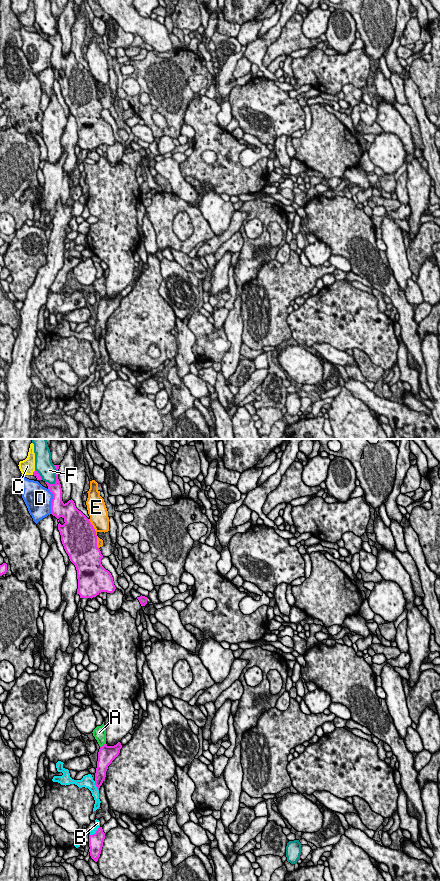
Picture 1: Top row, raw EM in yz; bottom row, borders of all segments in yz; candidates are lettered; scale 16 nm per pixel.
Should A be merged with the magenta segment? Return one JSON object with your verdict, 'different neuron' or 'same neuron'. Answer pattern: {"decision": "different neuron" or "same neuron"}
{"decision": "same neuron"}

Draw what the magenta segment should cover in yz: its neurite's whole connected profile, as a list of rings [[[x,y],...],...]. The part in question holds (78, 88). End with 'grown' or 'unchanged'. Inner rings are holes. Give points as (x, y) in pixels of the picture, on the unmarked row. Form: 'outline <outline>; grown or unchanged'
outline [[[54,17],[56,20],[56,34],[49,36],[45,34],[48,41],[53,46],[51,54],[51,66],[57,71],[62,69],[64,76],[58,76],[58,82],[61,87],[61,93],[66,105],[69,108],[70,113],[75,117],[77,122],[78,141],[77,146],[80,150],[93,150],[99,147],[101,144],[113,145],[116,141],[111,125],[106,122],[102,116],[101,111],[103,107],[100,101],[97,99],[97,87],[96,83],[89,73],[89,71],[79,63],[74,53],[71,51],[67,55],[62,53],[62,40],[58,31],[58,21],[60,17]]]; unchanged

